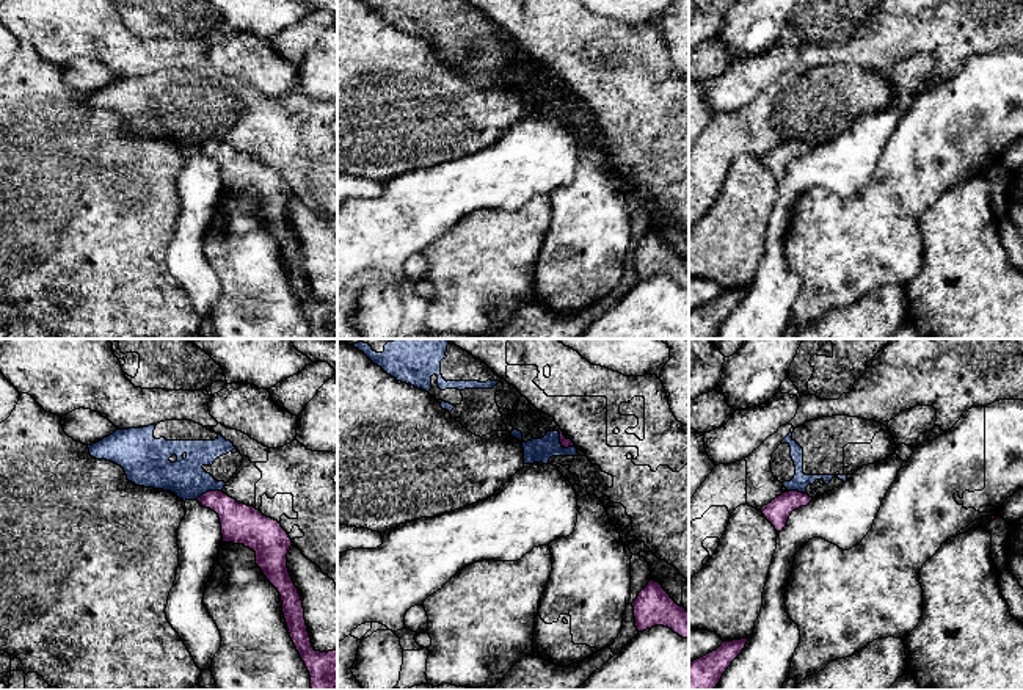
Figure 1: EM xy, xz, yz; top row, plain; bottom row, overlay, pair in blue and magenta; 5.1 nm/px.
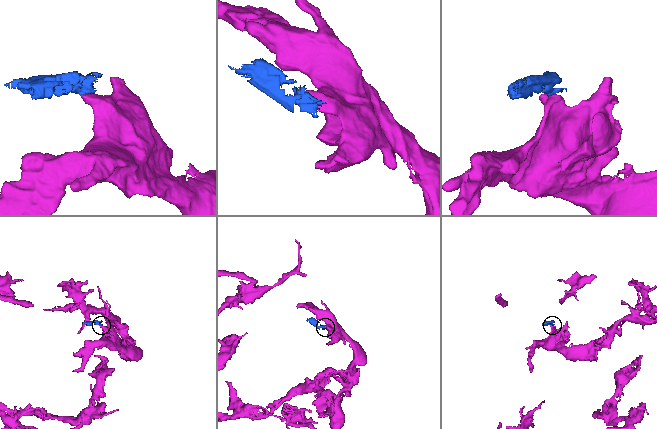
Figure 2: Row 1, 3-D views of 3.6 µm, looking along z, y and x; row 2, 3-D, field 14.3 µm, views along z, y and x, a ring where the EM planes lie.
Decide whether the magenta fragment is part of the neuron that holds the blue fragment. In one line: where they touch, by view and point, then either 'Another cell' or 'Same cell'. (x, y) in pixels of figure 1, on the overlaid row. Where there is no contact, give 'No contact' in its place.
Touches blue at xz (560, 446). Another cell

